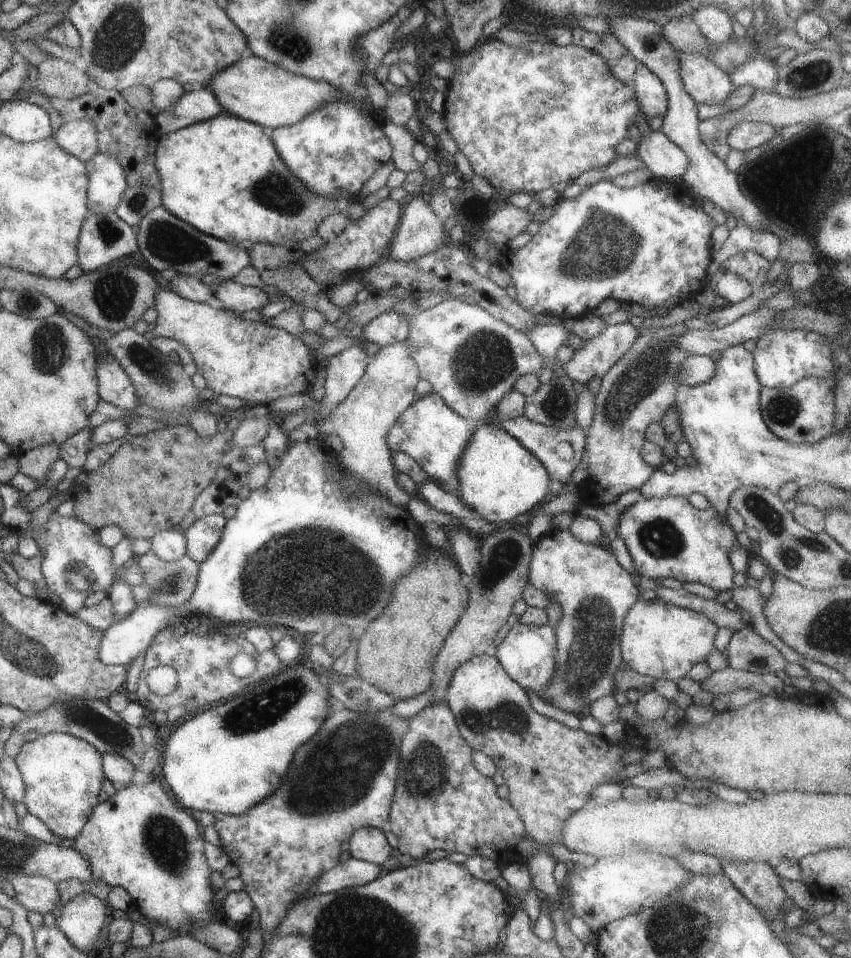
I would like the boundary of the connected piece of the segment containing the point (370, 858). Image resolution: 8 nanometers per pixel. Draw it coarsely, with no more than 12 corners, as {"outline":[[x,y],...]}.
{"outline":[[359,828],[352,857],[381,865],[392,854],[384,831]]}

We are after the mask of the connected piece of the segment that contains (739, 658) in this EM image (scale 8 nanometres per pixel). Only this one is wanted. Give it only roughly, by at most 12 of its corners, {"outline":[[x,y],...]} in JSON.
{"outline":[[748,626],[732,635],[728,666],[781,674],[787,663],[771,642]]}

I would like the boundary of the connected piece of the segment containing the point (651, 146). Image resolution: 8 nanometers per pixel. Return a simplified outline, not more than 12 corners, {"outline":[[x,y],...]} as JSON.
{"outline":[[644,129],[634,156],[655,177],[680,181],[688,155],[660,130]]}

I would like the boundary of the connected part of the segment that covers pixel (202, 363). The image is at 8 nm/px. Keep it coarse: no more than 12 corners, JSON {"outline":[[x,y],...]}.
{"outline":[[156,291],[152,334],[208,389],[263,405],[308,392],[316,365],[284,329]]}

